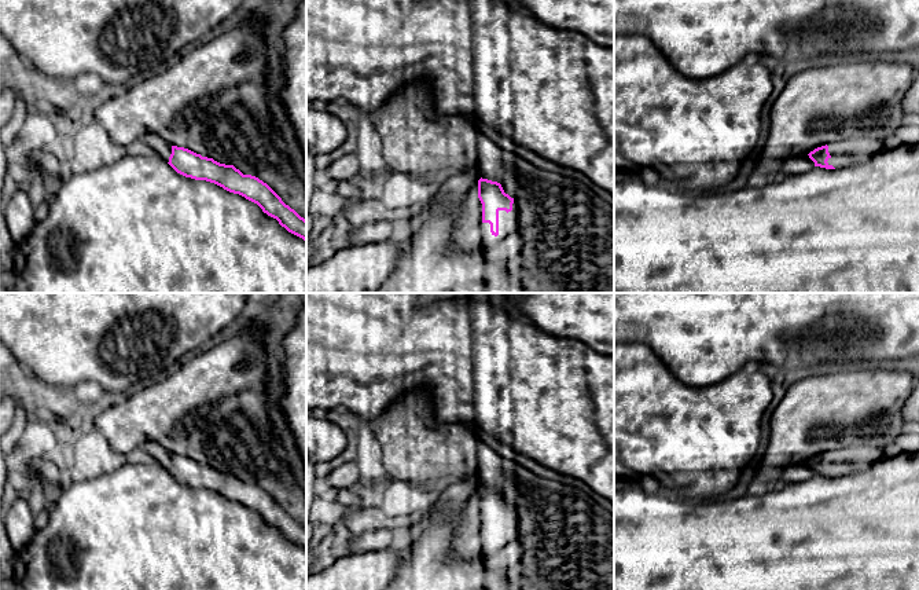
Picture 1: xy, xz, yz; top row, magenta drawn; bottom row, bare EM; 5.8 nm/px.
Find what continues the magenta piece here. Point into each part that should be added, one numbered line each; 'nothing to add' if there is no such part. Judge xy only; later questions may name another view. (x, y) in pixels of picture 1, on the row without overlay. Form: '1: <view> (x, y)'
1: xy (162, 457)

